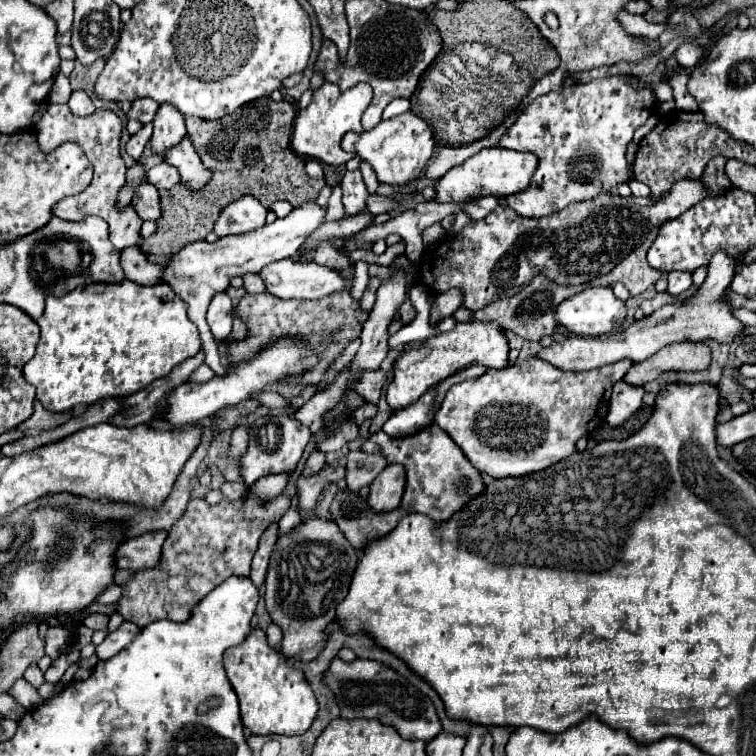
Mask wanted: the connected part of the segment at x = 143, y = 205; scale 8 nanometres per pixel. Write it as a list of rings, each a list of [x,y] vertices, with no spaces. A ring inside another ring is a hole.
[[[143,182],[133,196],[133,206],[143,220],[157,220],[161,218],[161,202],[159,202],[159,192],[153,188],[153,184]]]

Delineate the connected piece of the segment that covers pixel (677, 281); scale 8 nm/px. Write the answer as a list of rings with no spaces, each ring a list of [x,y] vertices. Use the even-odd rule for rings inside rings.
[[[669,272],[667,294],[679,296],[679,294],[683,294],[691,284],[693,284],[693,282],[691,282],[691,272]]]

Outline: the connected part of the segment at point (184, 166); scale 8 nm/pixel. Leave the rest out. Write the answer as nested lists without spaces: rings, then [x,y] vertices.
[[[187,136],[181,140],[181,144],[175,144],[175,148],[165,152],[165,162],[179,168],[181,182],[185,186],[189,186],[191,190],[203,188],[209,180],[209,170],[201,164],[201,160],[195,154],[195,148]]]

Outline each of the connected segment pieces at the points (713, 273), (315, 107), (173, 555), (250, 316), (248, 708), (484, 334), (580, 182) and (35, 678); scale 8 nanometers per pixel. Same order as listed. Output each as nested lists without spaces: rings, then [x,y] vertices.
[[[717,252],[709,262],[709,274],[705,282],[697,288],[697,292],[675,304],[661,306],[651,316],[645,316],[643,320],[633,322],[627,330],[605,336],[605,338],[569,338],[563,344],[551,344],[549,348],[543,348],[537,356],[543,360],[549,360],[557,368],[565,370],[593,370],[601,368],[605,364],[613,364],[619,360],[631,360],[639,362],[649,356],[653,356],[657,350],[661,350],[667,344],[673,342],[689,342],[689,340],[717,340],[721,344],[729,344],[737,338],[745,338],[745,326],[733,316],[733,302],[727,296],[727,288],[731,288],[731,280],[735,276],[735,260],[725,256],[723,252]]]
[[[323,82],[323,86],[319,90],[315,90],[311,104],[307,108],[299,110],[299,114],[295,118],[293,136],[291,136],[293,150],[299,156],[315,158],[315,160],[321,160],[321,162],[331,164],[331,166],[341,166],[347,160],[351,160],[355,156],[355,152],[341,150],[341,138],[349,130],[363,132],[361,116],[363,116],[365,108],[369,106],[371,96],[373,96],[371,86],[365,82],[359,82],[345,92],[341,92],[339,86],[333,82]]]
[[[251,496],[229,502],[223,500],[209,506],[203,498],[193,498],[185,514],[173,524],[163,544],[163,560],[155,568],[139,570],[123,586],[125,596],[119,600],[119,614],[145,628],[161,618],[171,622],[185,622],[191,608],[207,596],[215,586],[225,582],[229,576],[249,576],[257,542],[269,524],[279,522],[289,510],[289,496],[277,496],[269,506],[261,506]]]
[[[349,288],[345,292],[331,294],[321,300],[281,300],[273,294],[253,294],[253,296],[247,294],[235,308],[235,314],[241,316],[241,320],[247,324],[247,336],[245,340],[231,344],[231,364],[253,356],[257,348],[261,348],[261,344],[267,344],[269,340],[275,340],[279,336],[303,336],[303,338],[309,338],[315,346],[325,344],[327,340],[329,348],[319,350],[321,362],[311,372],[305,372],[301,380],[293,380],[293,382],[309,384],[309,386],[323,382],[323,372],[327,370],[327,366],[341,356],[349,340],[361,334],[361,324],[367,318],[367,312],[359,310],[359,302],[355,302],[349,296]]]
[[[261,628],[251,630],[251,634],[239,644],[223,654],[223,664],[227,678],[237,692],[241,706],[243,726],[251,734],[301,734],[311,726],[317,714],[317,700],[309,688],[305,674],[293,668],[281,650],[269,646],[267,634]]]
[[[467,322],[467,324],[457,324],[451,332],[441,332],[437,336],[431,336],[427,340],[428,347],[431,348],[429,356],[423,360],[411,364],[405,370],[395,368],[395,376],[387,388],[387,402],[391,404],[393,410],[401,410],[413,402],[417,402],[427,388],[433,384],[441,382],[443,378],[469,368],[471,364],[483,364],[489,368],[505,368],[507,366],[507,354],[509,354],[509,340],[503,334],[497,324],[489,322]]]
[[[607,76],[587,84],[571,82],[561,92],[535,98],[523,108],[517,122],[499,142],[503,148],[533,152],[539,158],[531,186],[505,198],[509,208],[519,216],[541,218],[563,210],[571,202],[595,198],[611,192],[619,182],[627,182],[627,144],[633,140],[635,130],[649,120],[655,104],[651,86],[643,84],[641,88],[633,88],[625,76]]]
[[[31,664],[27,670],[25,670],[25,676],[23,676],[31,686],[35,686],[35,688],[39,688],[43,682],[45,682],[45,678],[43,678],[43,672],[37,668],[37,664]]]

